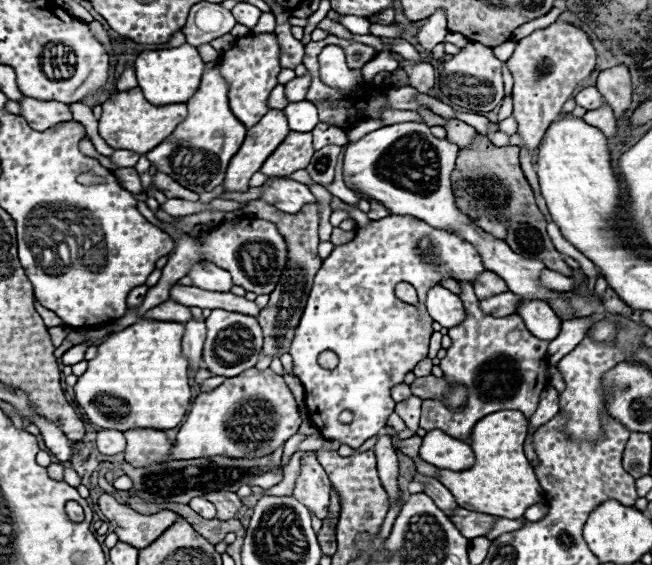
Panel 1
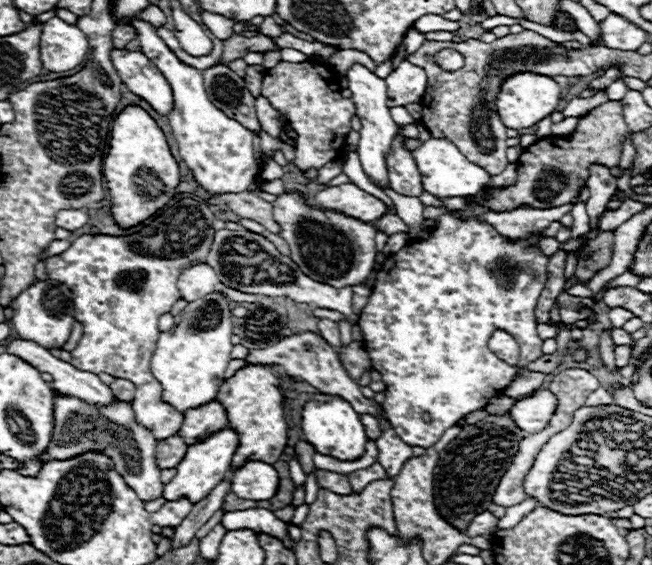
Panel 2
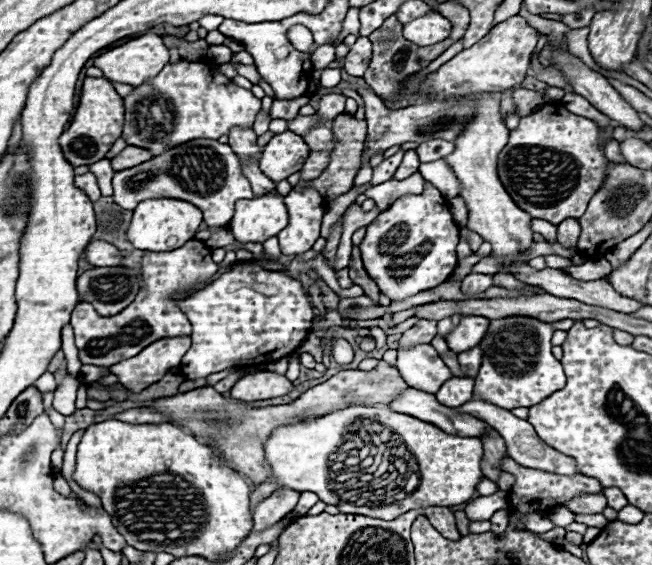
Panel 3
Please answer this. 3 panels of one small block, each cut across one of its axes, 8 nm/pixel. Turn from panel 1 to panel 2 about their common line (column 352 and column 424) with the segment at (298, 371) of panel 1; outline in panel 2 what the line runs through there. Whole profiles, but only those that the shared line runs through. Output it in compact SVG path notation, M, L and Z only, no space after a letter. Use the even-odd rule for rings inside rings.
M446 212L436 218L436 226L426 240L408 242L384 260L370 300L360 312L358 326L364 336L372 368L382 374L388 390L382 406L390 428L394 428L406 444L422 448L432 446L446 428L458 424L466 414L486 408L490 398L498 396L510 384L516 368L500 360L488 348L488 340L496 330L504 330L514 336L520 346L520 366L542 356L542 340L536 334L534 308L548 278L548 256L536 246L540 238L542 234L510 240L486 222L476 218L458 220ZM424 414L430 414L432 420L426 422Z

